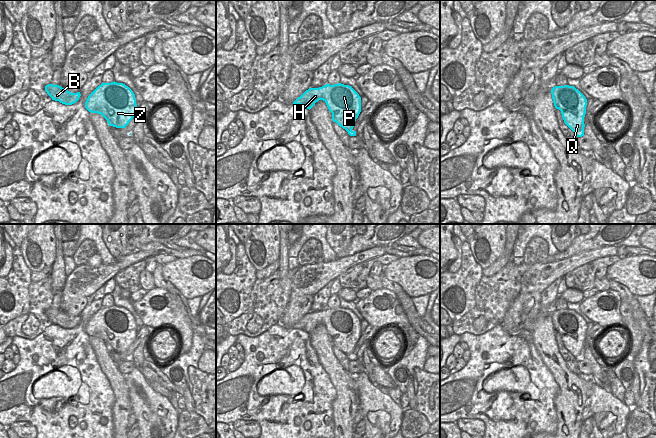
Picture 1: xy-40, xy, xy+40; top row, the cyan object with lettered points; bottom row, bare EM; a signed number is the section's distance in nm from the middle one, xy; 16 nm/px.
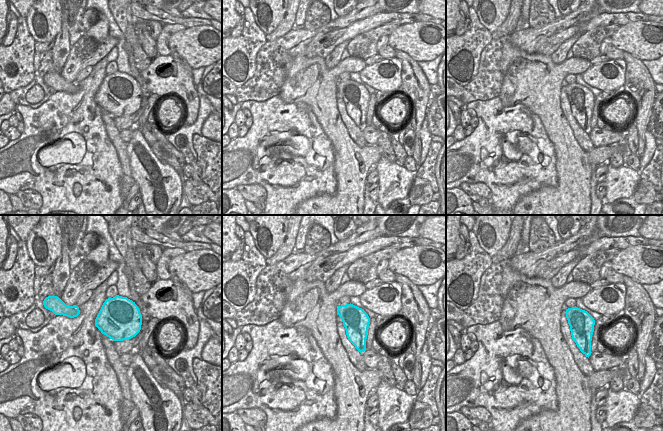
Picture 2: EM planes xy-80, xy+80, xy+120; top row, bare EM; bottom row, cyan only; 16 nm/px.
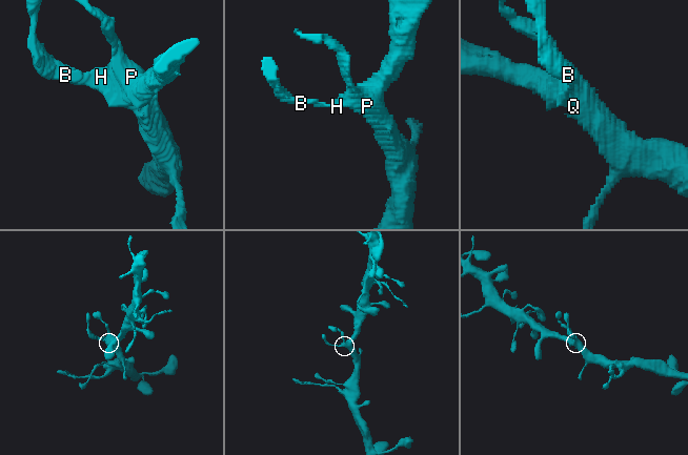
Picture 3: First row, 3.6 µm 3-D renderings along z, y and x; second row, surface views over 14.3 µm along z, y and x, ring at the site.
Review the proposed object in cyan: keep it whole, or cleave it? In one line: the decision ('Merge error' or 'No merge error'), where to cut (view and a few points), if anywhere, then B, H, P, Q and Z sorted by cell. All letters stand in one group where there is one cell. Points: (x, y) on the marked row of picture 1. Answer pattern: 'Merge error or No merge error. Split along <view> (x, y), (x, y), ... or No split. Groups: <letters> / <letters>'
No merge error. No split. Groups: B H P Q Z

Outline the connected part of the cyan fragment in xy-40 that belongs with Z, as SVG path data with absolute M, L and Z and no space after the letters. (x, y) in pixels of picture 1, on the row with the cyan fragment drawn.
M111 82L99 85L87 98L85 108L101 114L109 126L125 128L137 112L133 91L123 83Z

